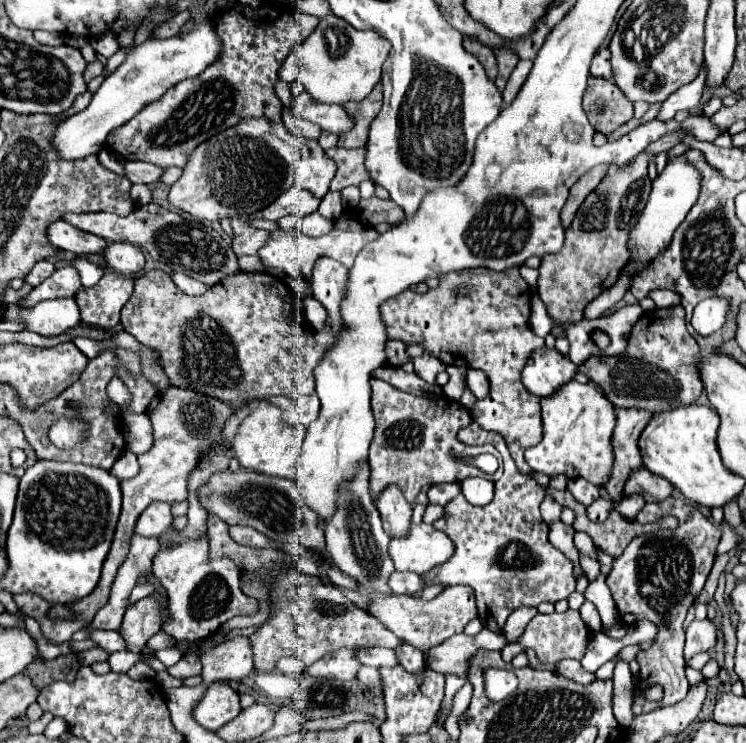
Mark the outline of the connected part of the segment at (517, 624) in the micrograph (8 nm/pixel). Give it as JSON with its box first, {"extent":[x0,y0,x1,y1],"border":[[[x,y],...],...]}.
{"extent":[504,608,538,644],"border":[[[518,608],[510,614],[510,618],[506,622],[506,628],[504,628],[504,636],[506,636],[508,644],[516,642],[522,636],[526,624],[536,616],[536,612],[538,612],[536,608]]]}

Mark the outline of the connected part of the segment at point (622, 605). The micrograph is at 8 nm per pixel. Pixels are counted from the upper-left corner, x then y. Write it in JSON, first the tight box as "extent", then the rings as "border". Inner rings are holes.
{"extent":[606,498,720,714],"border":[[[666,498],[662,502],[646,504],[640,512],[644,520],[658,520],[666,514],[672,514],[678,518],[680,526],[678,532],[670,532],[670,536],[642,536],[636,538],[620,558],[614,560],[614,568],[610,576],[606,578],[606,584],[612,592],[612,598],[616,602],[616,610],[620,616],[620,622],[632,624],[636,620],[650,620],[658,626],[658,634],[654,638],[654,644],[638,652],[636,660],[642,666],[642,692],[648,686],[660,684],[664,690],[664,698],[660,702],[646,700],[642,696],[634,698],[634,714],[644,714],[648,710],[660,708],[660,706],[672,706],[680,702],[688,694],[688,680],[684,674],[684,618],[694,604],[696,596],[702,592],[702,586],[706,582],[706,576],[714,564],[716,558],[716,546],[720,542],[720,530],[708,522],[704,514],[700,514],[694,506],[684,504],[678,498]]]}

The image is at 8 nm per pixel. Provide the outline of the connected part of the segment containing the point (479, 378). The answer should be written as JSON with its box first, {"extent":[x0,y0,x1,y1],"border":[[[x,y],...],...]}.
{"extent":[468,370,488,398],"border":[[[468,370],[468,388],[474,392],[476,398],[486,398],[488,396],[488,380],[486,374],[480,370]]]}

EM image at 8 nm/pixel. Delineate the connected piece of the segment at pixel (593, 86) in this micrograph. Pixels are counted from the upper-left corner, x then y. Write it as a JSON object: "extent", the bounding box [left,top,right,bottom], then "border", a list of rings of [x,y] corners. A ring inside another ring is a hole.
{"extent":[582,78,634,134],"border":[[[590,78],[582,104],[594,130],[602,134],[612,134],[634,116],[632,102],[612,80]]]}

